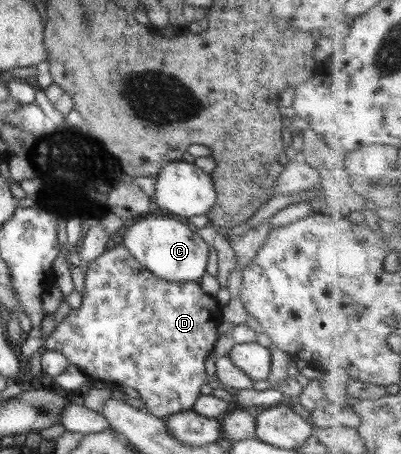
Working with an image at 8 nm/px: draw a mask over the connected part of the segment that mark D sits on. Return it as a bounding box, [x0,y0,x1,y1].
[45,244,223,418]

